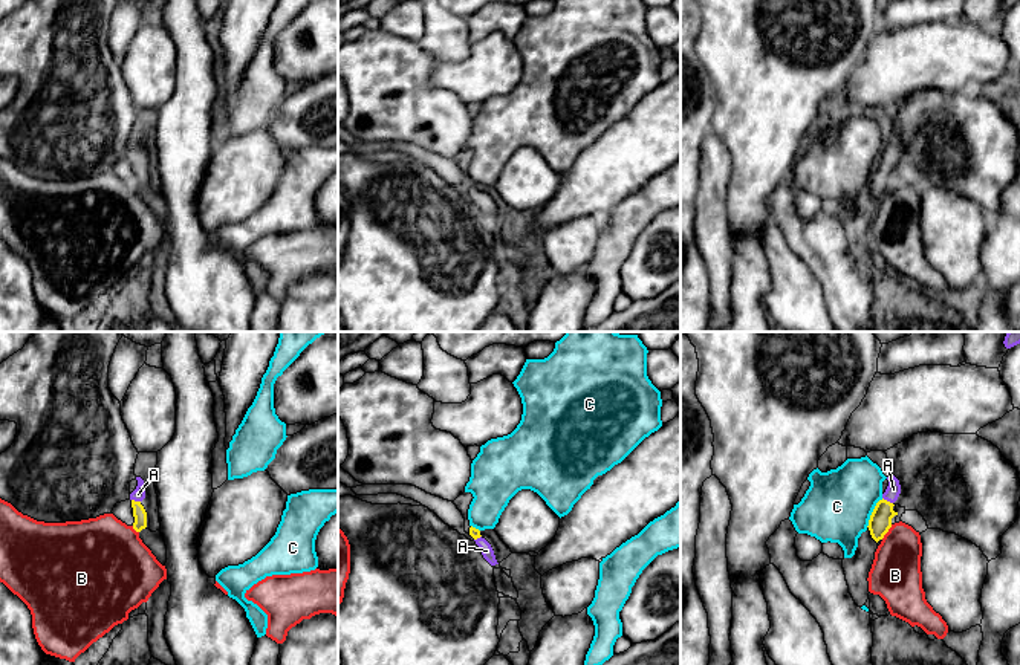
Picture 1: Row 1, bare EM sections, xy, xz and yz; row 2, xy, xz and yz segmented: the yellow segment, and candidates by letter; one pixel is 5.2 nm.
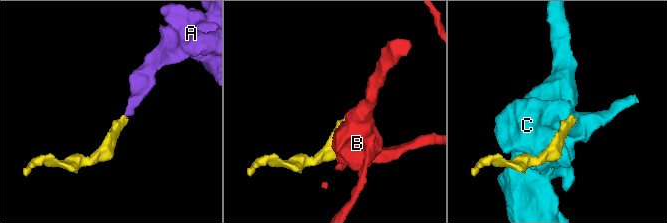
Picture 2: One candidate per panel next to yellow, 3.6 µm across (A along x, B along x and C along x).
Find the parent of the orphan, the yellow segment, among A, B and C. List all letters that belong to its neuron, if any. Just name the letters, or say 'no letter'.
A

